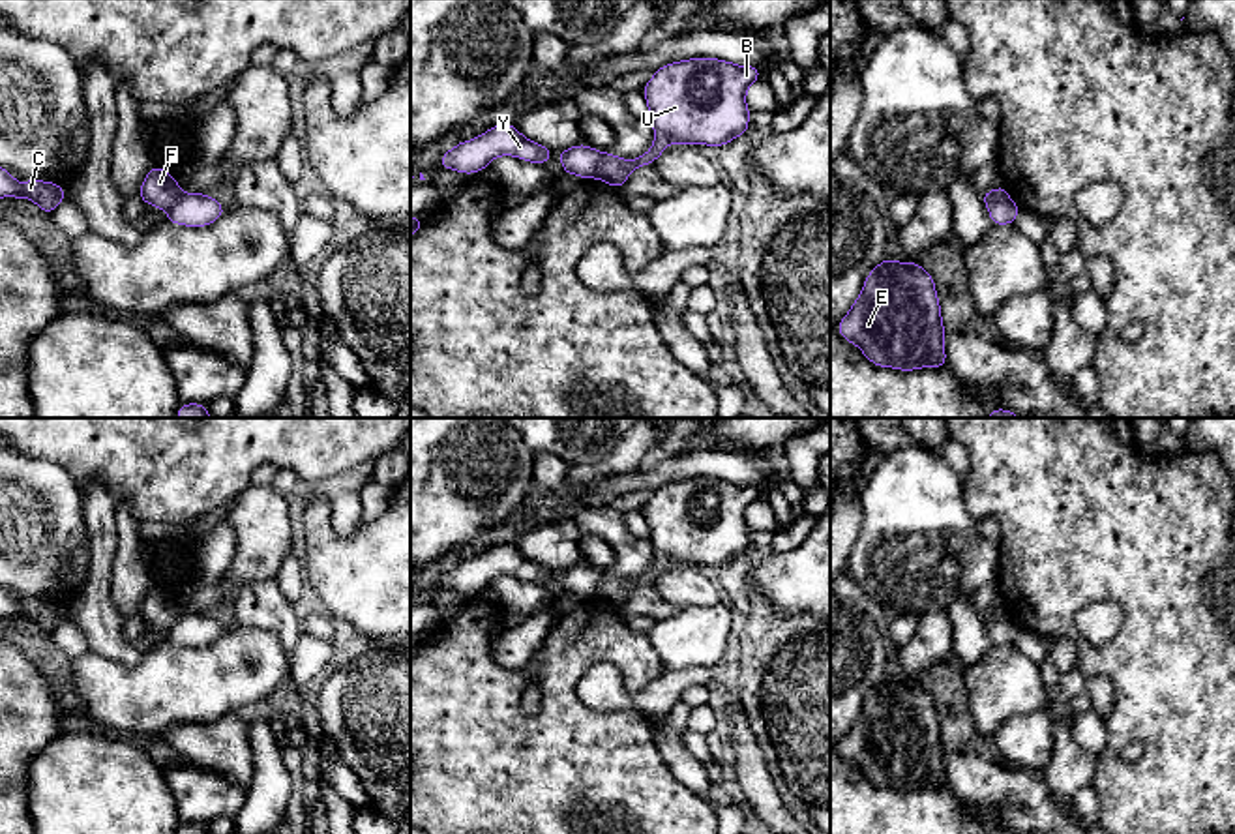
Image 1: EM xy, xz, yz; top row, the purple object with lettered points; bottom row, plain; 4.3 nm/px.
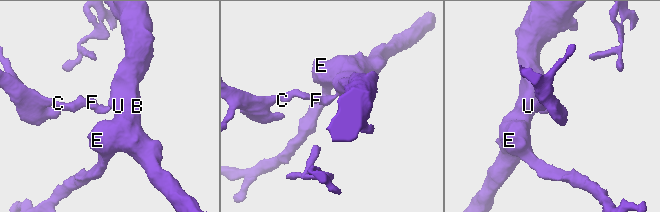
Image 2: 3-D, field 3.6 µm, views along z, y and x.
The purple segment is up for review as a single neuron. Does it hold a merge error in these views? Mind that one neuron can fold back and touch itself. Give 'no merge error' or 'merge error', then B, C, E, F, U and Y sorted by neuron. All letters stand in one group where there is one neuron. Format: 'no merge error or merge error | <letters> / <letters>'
merge error | B E U / C F Y

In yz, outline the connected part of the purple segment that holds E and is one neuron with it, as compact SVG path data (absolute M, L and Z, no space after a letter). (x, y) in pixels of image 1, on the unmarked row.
M885 678L866 697L864 707L838 753L856 765L877 787L915 791L920 787L945 787L945 744L933 697L918 682Z

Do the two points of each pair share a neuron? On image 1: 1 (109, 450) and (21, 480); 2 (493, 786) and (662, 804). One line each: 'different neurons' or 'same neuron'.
1: different neurons
2: same neuron

